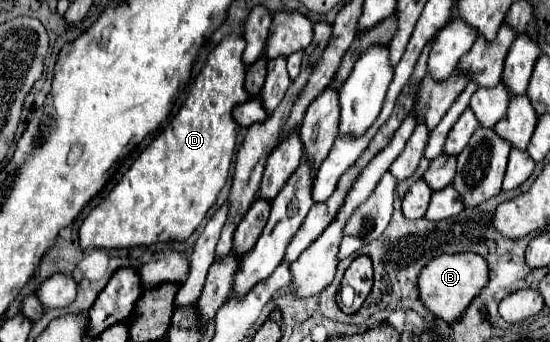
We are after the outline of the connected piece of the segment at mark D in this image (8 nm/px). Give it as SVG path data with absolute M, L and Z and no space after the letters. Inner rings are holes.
M237 34L225 36L221 44L209 54L207 64L197 74L191 84L191 90L181 104L175 118L163 128L161 134L153 138L153 142L139 154L139 158L131 164L131 168L123 174L121 182L103 198L83 220L79 226L79 246L81 248L147 248L157 242L185 242L195 228L205 218L207 210L215 204L217 194L227 182L229 166L235 154L235 142L239 126L233 120L233 108L241 102L247 102L245 92L245 64L241 60L245 48L245 40Z

